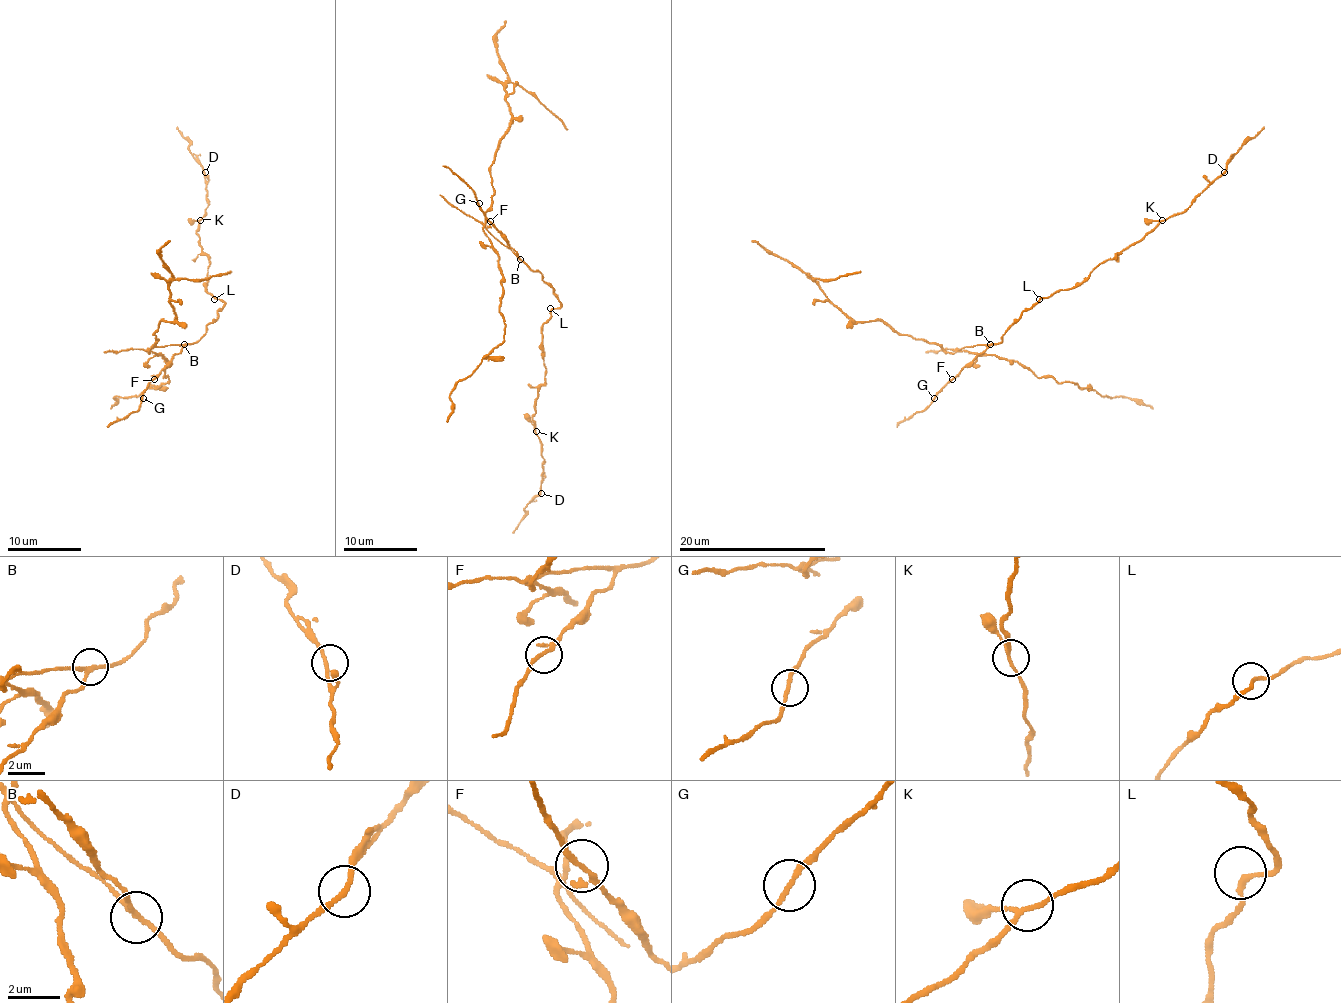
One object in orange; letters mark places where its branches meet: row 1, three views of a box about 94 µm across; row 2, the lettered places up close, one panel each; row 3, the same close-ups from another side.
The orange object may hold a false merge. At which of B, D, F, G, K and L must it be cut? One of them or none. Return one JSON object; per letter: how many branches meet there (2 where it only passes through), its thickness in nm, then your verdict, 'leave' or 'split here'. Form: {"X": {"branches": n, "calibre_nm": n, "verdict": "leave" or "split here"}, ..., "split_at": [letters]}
{"B": {"branches": 3, "calibre_nm": 160, "verdict": "split here"}, "D": {"branches": 2, "calibre_nm": 180, "verdict": "leave"}, "F": {"branches": 3, "calibre_nm": 160, "verdict": "leave"}, "G": {"branches": 2, "calibre_nm": 180, "verdict": "leave"}, "K": {"branches": 3, "calibre_nm": 150, "verdict": "leave"}, "L": {"branches": 2, "calibre_nm": 190, "verdict": "leave"}, "split_at": ["B"]}

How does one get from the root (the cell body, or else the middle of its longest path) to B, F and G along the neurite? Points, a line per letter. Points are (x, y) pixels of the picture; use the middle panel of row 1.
B: (545, 282), (538, 271), (519, 260)
F: (545, 282), (490, 221)
G: (545, 282), (484, 216), (479, 203)

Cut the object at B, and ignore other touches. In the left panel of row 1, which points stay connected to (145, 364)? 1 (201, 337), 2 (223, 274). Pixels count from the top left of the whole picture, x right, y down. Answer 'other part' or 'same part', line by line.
1: other part
2: same part

